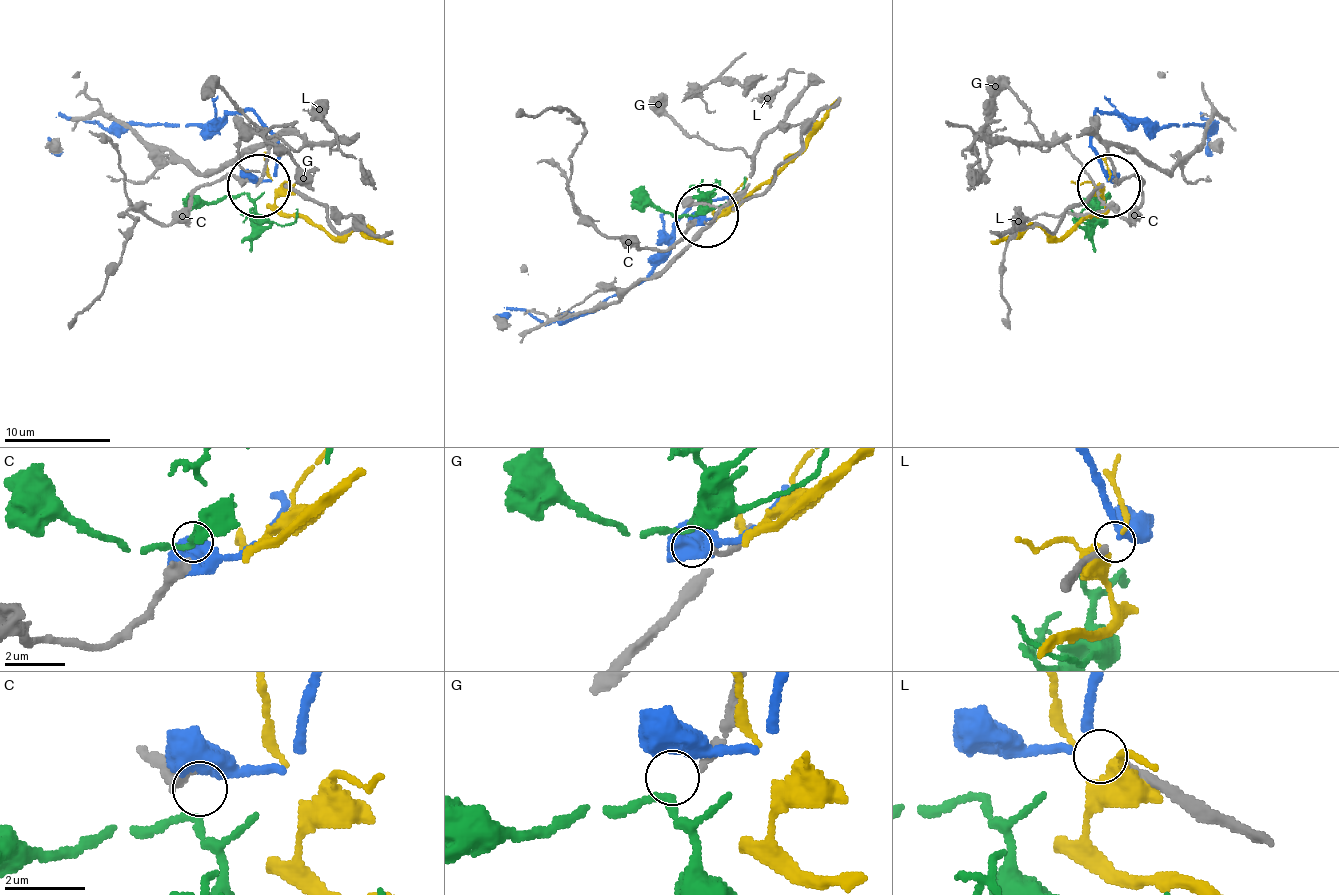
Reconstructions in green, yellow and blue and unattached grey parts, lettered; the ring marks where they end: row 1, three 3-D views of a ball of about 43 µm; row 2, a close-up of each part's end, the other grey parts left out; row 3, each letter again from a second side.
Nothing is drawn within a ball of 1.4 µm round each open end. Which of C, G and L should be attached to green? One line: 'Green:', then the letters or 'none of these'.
Green: G

